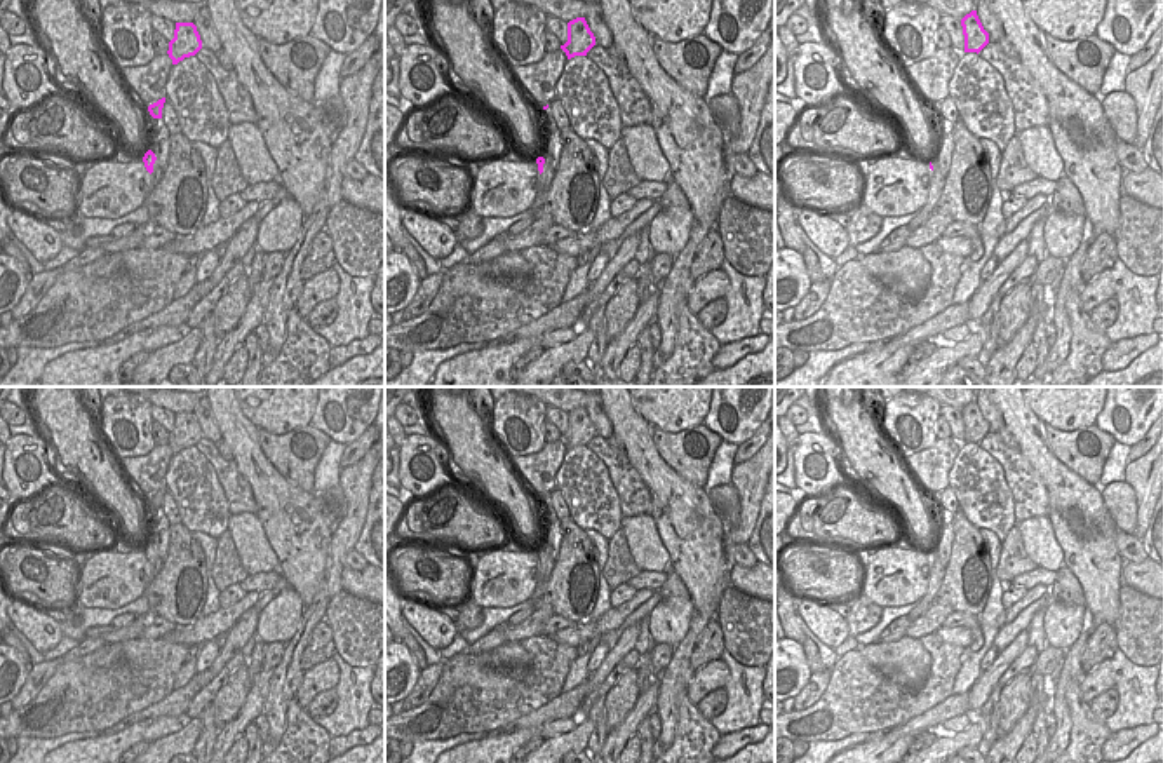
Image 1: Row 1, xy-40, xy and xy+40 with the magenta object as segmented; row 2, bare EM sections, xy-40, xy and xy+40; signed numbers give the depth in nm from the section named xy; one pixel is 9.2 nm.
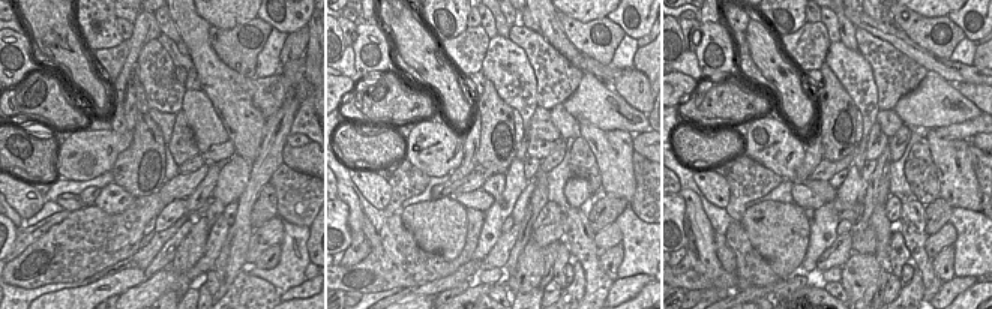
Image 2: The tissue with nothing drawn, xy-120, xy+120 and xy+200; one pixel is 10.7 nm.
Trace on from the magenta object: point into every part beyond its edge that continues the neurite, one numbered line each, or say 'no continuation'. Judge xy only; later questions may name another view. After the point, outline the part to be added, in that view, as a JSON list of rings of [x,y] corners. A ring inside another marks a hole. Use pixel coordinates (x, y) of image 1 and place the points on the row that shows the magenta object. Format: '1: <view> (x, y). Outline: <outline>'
1: xy (545, 178). Outline: [[[541,155],[545,159],[543,164],[543,172],[540,174],[540,185],[538,185],[538,192],[534,197],[534,202],[531,206],[531,216],[524,218],[517,223],[514,223],[507,232],[510,235],[519,235],[521,232],[524,232],[534,219],[538,219],[543,214],[543,204],[545,204],[545,193],[550,188],[552,178],[554,178],[554,171],[548,165],[548,159],[545,155]]]

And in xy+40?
1: xy+40 (937, 182). Outline: [[[931,160],[931,169],[930,169],[930,192],[926,204],[919,209],[919,214],[909,221],[909,228],[916,230],[919,225],[923,225],[933,211],[933,204],[937,202],[938,192],[944,188],[945,179],[942,178],[938,165]]]

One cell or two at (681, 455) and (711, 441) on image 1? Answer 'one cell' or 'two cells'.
one cell

